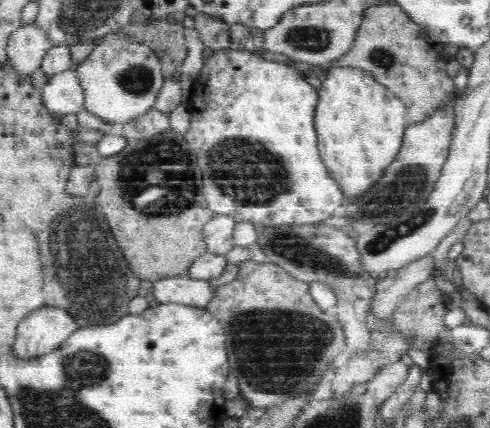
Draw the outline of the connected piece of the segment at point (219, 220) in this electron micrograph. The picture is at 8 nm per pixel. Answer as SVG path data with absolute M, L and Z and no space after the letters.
M214 213L211 220L203 227L207 250L225 254L236 245L233 231L237 221L229 214Z

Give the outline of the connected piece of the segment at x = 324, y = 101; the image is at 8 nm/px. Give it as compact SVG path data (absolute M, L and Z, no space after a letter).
M332 65L327 76L327 80L319 91L320 96L315 114L319 153L330 176L345 196L345 200L357 199L364 197L375 186L398 156L409 125L405 117L406 109L398 97L376 82L373 76L364 70Z

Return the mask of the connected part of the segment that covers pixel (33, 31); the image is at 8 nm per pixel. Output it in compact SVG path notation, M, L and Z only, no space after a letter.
M34 24L21 26L7 40L6 64L19 76L30 78L40 68L41 60L50 47L46 33Z

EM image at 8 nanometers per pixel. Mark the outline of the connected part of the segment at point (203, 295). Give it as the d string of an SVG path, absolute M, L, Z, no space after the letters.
M188 273L159 280L153 286L154 298L160 303L176 302L203 309L216 296L217 288L210 279L192 278Z

